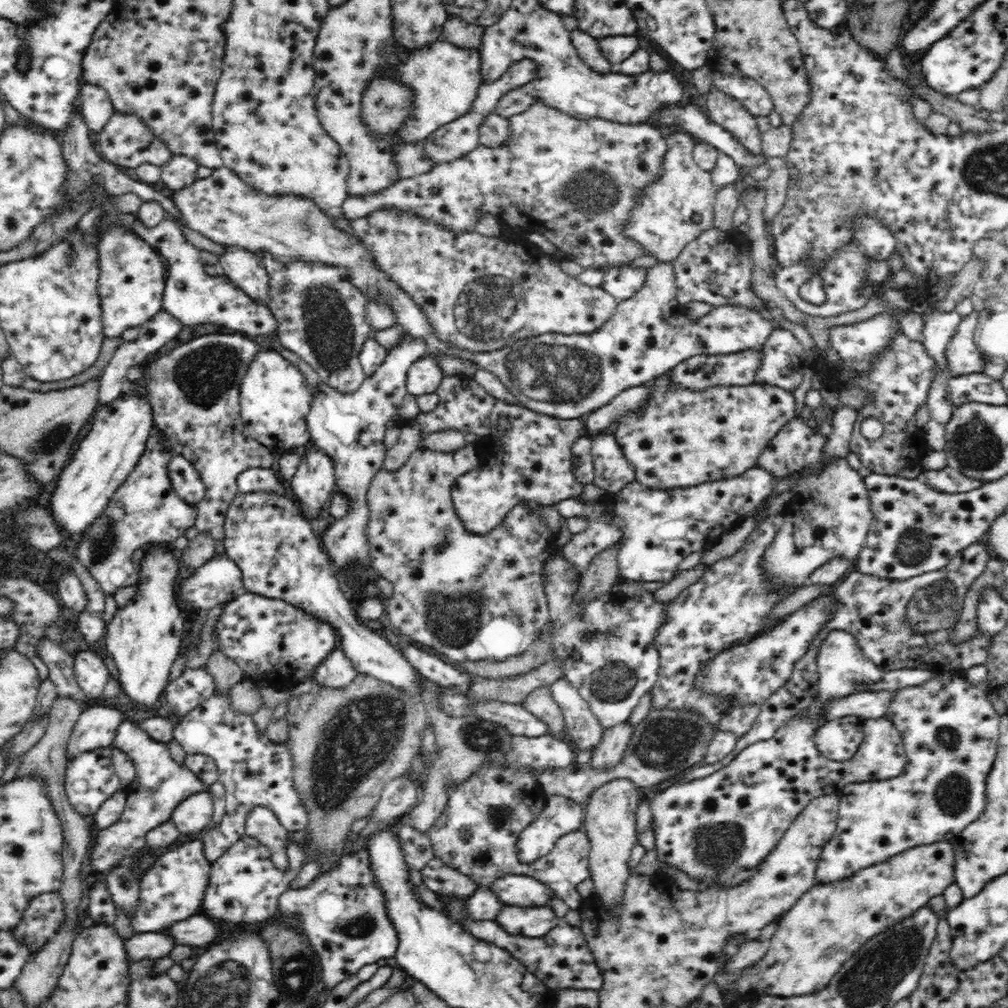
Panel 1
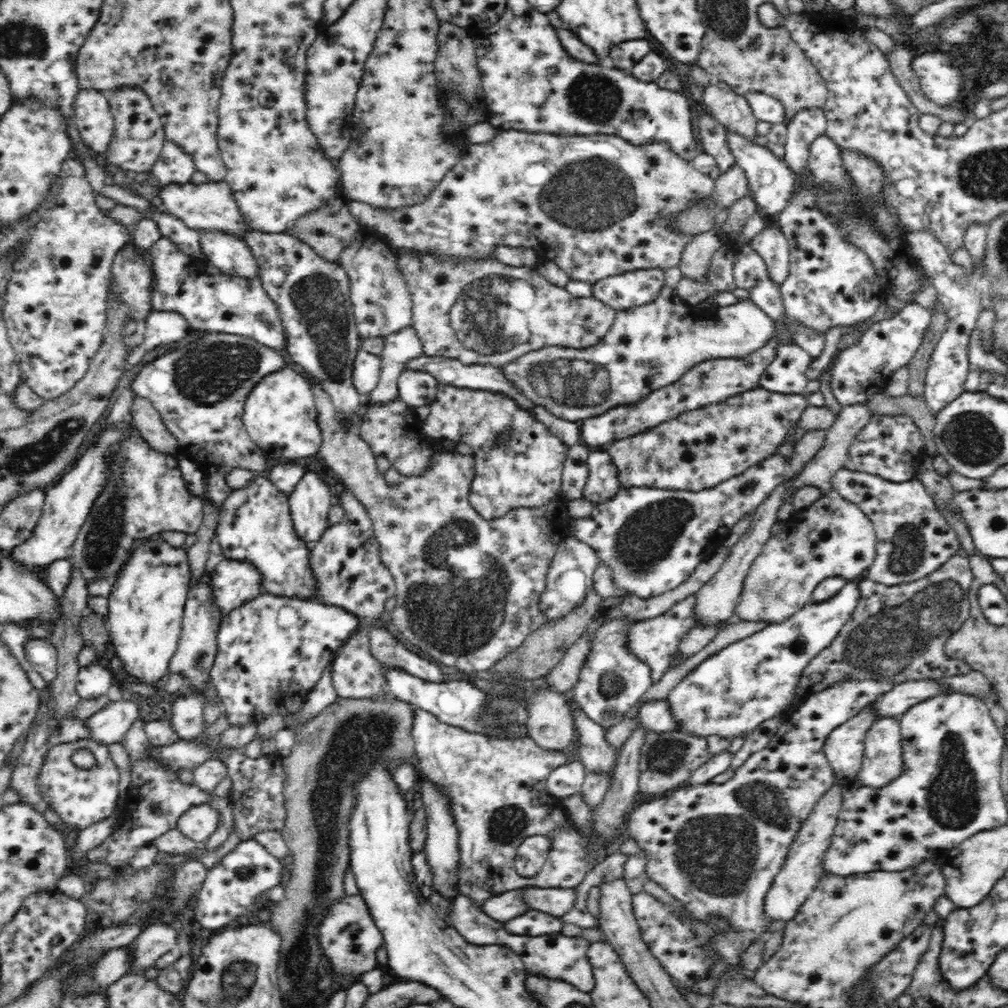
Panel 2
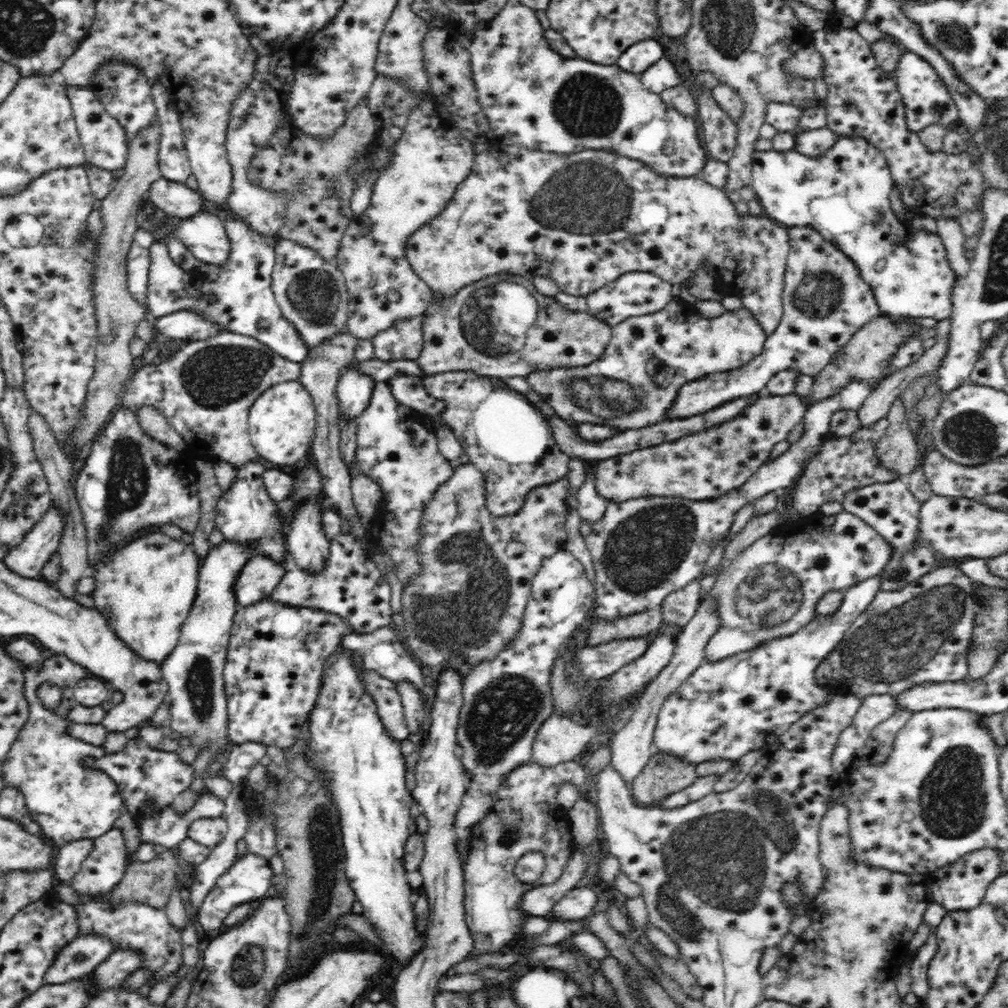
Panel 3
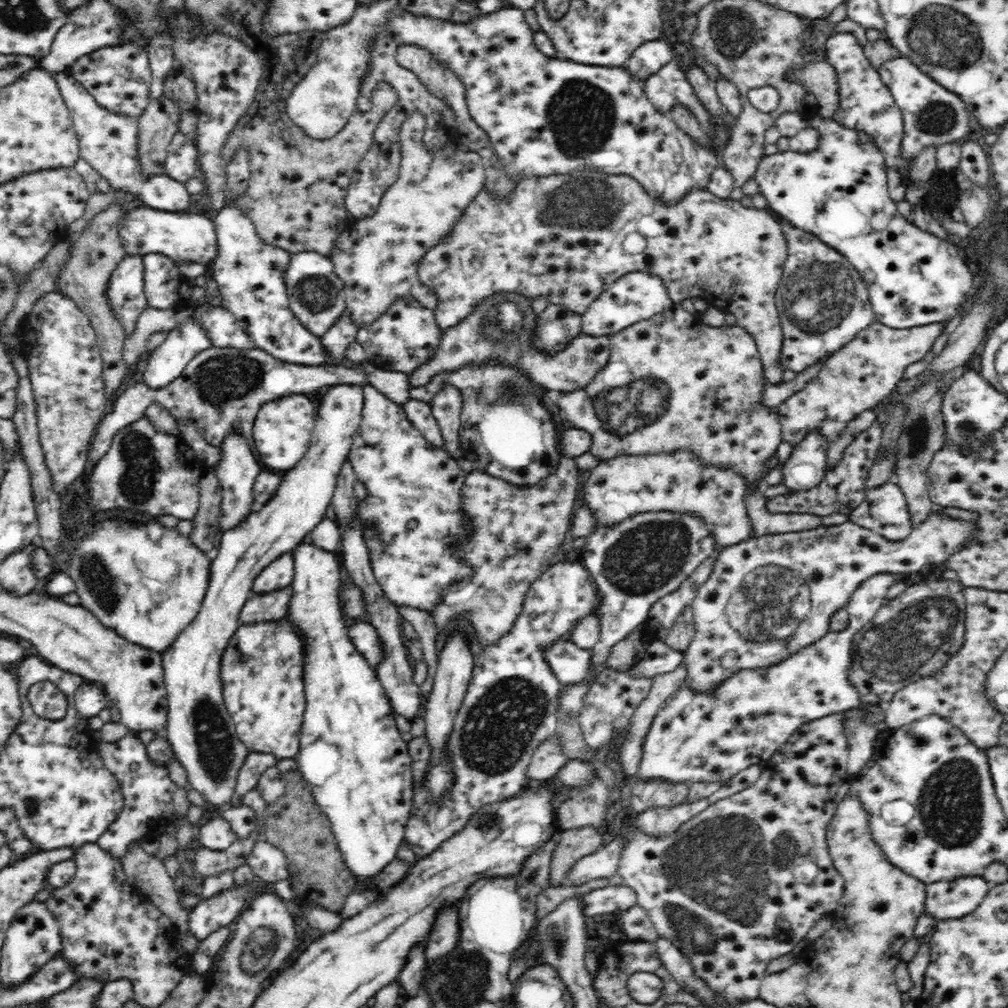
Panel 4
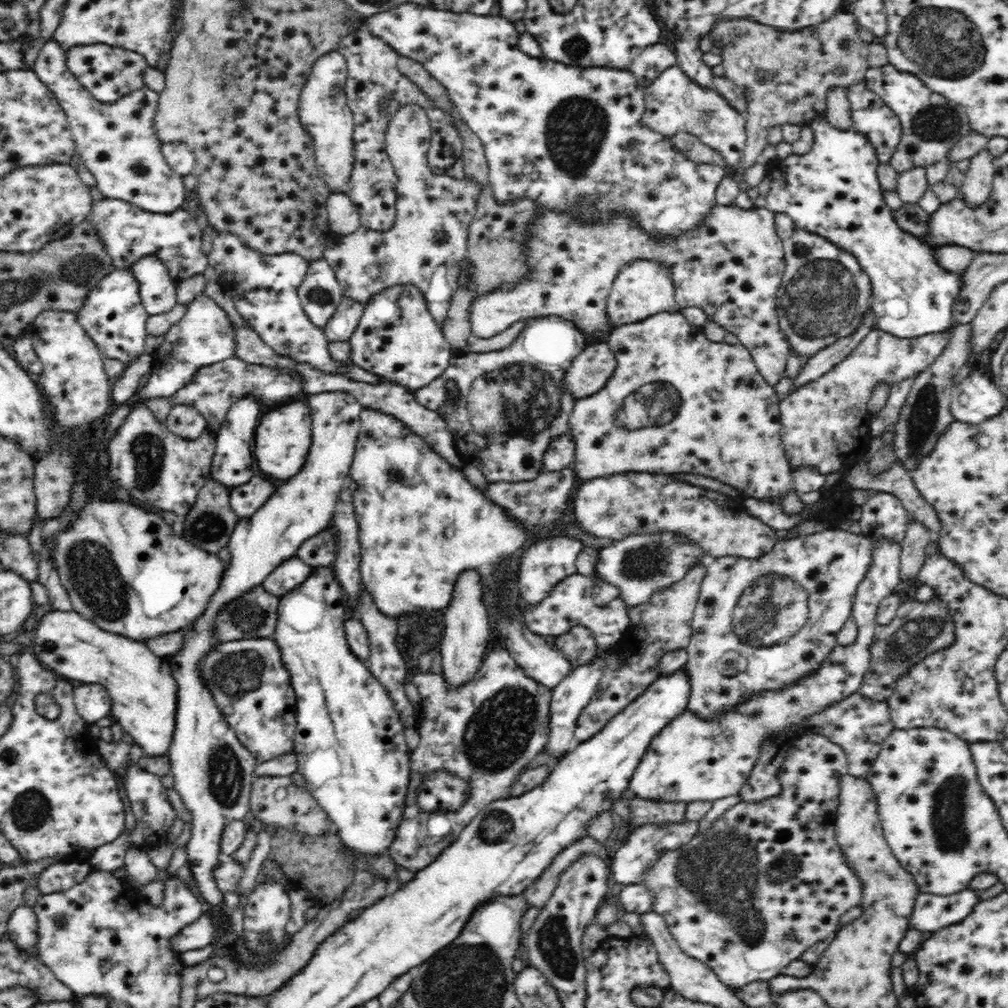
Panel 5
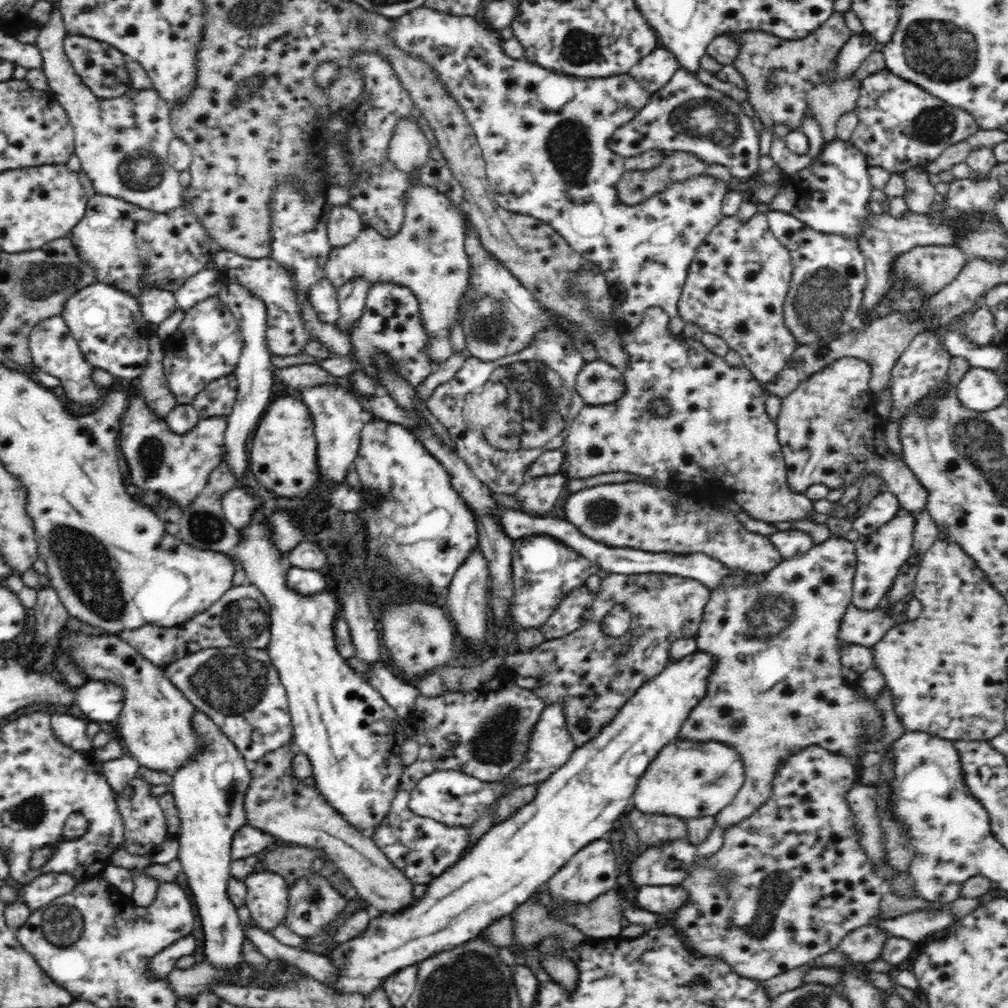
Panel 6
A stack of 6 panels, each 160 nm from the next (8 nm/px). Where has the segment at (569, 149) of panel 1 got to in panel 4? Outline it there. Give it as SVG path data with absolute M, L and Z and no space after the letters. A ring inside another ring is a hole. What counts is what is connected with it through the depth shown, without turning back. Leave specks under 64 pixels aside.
M600 171L576 172L570 176L546 176L546 178L524 178L512 190L508 199L502 202L490 198L484 190L481 190L465 208L460 218L456 220L452 232L445 238L443 243L436 244L420 260L417 274L419 279L436 293L437 300L435 308L436 322L442 329L446 330L453 327L460 320L465 319L475 311L482 303L490 305L490 300L496 295L500 298L514 297L529 304L538 297L543 297L548 305L560 305L570 312L582 316L587 308L602 294L610 284L616 282L620 277L629 272L648 272L660 277L667 288L668 294L673 303L680 303L687 298L704 299L710 306L722 307L722 311L731 313L736 318L736 325L745 329L756 343L756 349L760 353L760 360L763 364L763 374L767 383L782 383L784 368L776 363L780 358L781 346L783 345L783 328L779 319L779 312L775 305L775 294L778 290L780 279L783 277L783 266L788 256L787 240L784 237L783 229L778 222L778 217L767 209L756 209L755 207L744 207L740 201L733 199L722 199L714 196L707 189L701 191L690 191L681 201L675 205L664 205L660 199L654 199L644 191L634 178L628 176L607 176ZM631 232L638 232L646 240L646 248L640 253L630 254L622 247L622 242Z

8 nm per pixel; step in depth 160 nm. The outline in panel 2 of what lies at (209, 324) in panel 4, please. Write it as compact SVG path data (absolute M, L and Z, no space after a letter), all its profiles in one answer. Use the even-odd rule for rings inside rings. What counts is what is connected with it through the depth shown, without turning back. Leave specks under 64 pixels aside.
M152 311L145 320L146 330L143 342L130 350L125 366L127 375L140 367L140 360L148 350L163 344L182 340L192 328L184 316L177 312Z

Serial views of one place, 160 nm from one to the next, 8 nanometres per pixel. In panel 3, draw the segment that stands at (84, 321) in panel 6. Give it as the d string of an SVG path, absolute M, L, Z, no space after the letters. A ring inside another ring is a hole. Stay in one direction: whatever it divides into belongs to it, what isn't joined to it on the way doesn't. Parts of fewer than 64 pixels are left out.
M142 227L133 235L134 240L127 256L127 287L132 297L146 307L150 246L154 242L154 237Z

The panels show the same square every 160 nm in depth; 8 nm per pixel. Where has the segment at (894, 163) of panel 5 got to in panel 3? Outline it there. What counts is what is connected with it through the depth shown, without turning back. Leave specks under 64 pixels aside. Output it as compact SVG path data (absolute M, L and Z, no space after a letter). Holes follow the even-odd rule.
M908 50L902 52L902 56L898 58L898 64L894 66L894 76L891 78L900 93L906 114L906 124L910 131L919 134L930 125L942 125L949 130L953 125L959 124L959 112L950 91L947 90L946 84L936 73L935 68L920 55Z

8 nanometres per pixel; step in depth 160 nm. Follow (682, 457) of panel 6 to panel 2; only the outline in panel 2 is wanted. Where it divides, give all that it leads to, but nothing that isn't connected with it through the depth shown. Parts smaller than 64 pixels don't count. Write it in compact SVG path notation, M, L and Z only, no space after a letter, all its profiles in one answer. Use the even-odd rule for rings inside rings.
M666 285L651 303L617 313L612 326L599 343L584 349L548 345L524 353L500 370L504 372L510 384L520 389L520 392L536 405L546 408L554 417L580 423L588 418L602 416L618 406L638 404L654 390L666 388L680 380L689 369L702 361L729 358L744 360L773 338L775 324L772 317L750 300L738 301L727 307L712 306L708 314L700 310L692 312L692 326L690 307L691 305L682 300L674 289Z

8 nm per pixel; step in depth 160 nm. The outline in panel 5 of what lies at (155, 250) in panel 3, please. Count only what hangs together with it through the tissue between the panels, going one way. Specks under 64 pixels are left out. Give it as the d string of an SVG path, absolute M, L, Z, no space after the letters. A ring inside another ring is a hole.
M220 233L213 240L209 251L209 266L219 275L219 282L235 302L241 318L247 320L261 339L279 355L293 358L296 362L311 364L326 373L342 374L358 382L376 383L376 375L350 364L340 367L328 353L328 342L323 328L316 327L305 314L299 286L309 268L309 261L294 253L264 255L244 245L236 235ZM143 256L130 269L149 316L166 314L177 305L177 283L168 275L168 269L160 259Z

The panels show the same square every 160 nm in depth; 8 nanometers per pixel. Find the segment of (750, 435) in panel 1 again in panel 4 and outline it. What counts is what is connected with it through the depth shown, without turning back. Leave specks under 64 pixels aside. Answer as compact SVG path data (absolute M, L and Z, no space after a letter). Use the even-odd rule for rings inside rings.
M687 452L660 453L656 456L618 456L609 461L602 461L590 469L590 476L584 484L584 505L593 512L596 527L611 527L622 524L636 514L648 512L675 512L681 516L700 517L711 528L715 547L726 548L747 541L757 534L753 532L752 521L744 504L744 490L747 483L743 476L732 468L708 467L693 454Z

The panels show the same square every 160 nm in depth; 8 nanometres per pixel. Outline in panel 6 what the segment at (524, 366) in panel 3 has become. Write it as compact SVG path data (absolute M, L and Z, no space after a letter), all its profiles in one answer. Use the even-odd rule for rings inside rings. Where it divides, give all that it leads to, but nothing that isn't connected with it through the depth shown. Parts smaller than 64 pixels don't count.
M598 358L580 369L576 389L585 405L608 406L625 395L625 378L612 364Z

